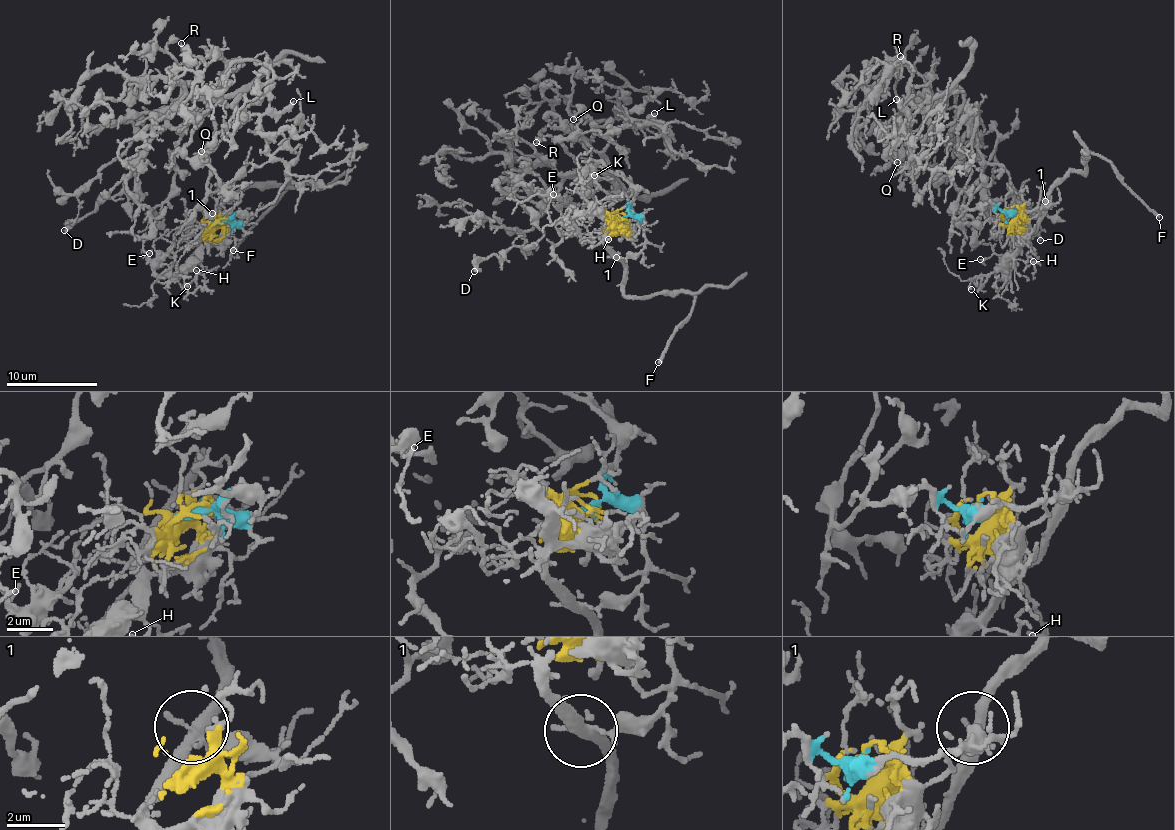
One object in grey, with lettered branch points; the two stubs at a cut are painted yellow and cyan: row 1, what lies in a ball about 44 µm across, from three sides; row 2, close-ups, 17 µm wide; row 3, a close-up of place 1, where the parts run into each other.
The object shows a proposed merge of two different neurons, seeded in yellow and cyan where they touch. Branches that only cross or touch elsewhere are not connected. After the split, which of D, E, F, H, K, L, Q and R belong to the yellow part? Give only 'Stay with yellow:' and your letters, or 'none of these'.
Stay with yellow: E, F, H, K

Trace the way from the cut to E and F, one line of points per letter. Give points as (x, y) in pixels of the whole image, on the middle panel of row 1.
E: (621, 221), (603, 228), (599, 236), (581, 235), (574, 227), (554, 223), (546, 211), (552, 194)
F: (621, 221), (603, 228), (601, 239), (623, 264), (625, 294), (693, 296), (692, 312), (658, 362)

